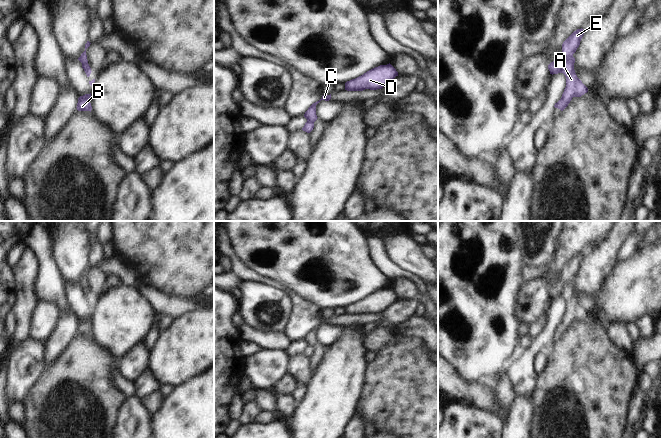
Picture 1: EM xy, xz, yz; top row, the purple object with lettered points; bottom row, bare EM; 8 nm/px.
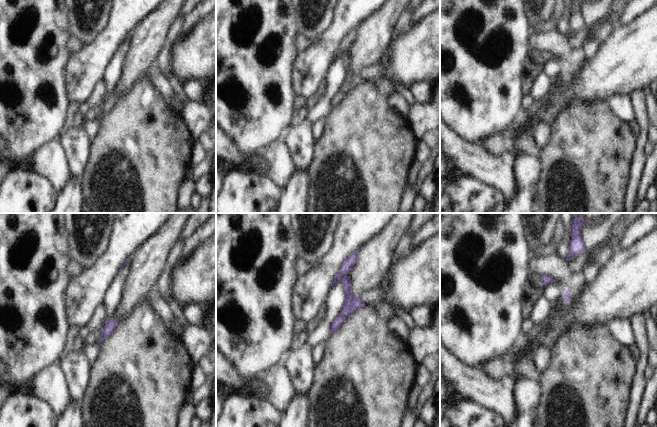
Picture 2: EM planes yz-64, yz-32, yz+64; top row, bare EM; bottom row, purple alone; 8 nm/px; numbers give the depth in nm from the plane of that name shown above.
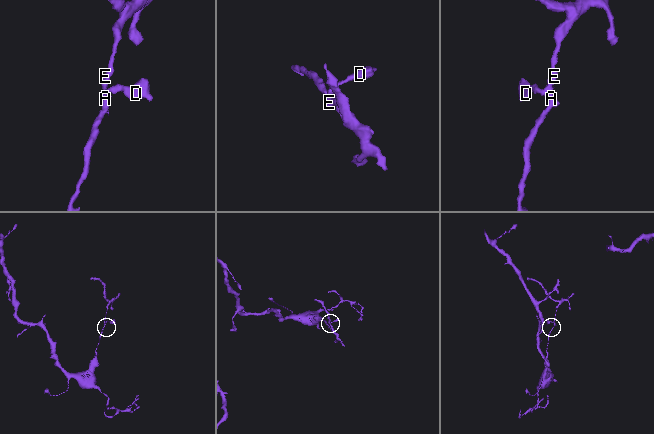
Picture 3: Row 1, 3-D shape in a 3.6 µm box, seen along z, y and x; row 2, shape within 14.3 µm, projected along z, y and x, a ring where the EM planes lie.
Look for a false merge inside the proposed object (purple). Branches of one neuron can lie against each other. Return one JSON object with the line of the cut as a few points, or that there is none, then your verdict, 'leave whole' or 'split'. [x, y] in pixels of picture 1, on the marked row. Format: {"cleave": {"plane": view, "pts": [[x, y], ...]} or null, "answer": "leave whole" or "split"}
{"cleave": {"plane": "yz", "pts": [[572, 55], [562, 63], [562, 72]]}, "answer": "split"}

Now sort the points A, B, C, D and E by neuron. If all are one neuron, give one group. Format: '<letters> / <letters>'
A B / C D E

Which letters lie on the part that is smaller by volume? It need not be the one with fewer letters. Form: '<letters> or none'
C, D, E

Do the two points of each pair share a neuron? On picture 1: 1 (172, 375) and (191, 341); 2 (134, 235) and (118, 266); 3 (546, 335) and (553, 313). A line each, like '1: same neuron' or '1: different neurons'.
1: same neuron
2: different neurons
3: same neuron

